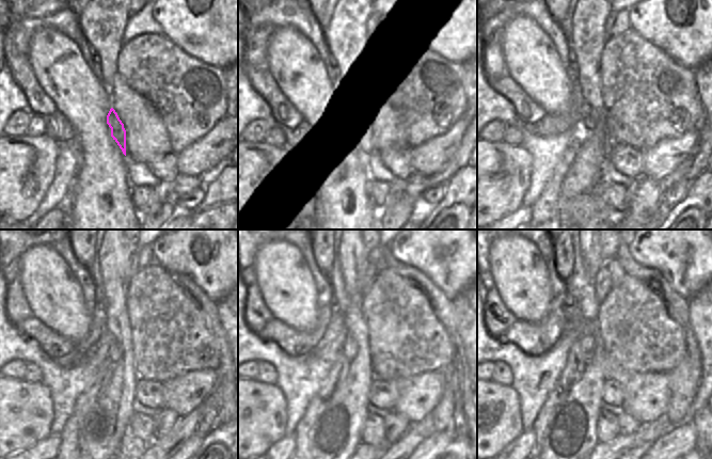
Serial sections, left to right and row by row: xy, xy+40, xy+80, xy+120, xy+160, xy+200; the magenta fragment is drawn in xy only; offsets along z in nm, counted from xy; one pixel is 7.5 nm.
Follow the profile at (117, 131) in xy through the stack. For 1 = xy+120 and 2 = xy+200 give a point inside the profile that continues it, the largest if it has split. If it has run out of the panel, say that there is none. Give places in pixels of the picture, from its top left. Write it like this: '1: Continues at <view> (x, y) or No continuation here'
1: Continues at xy+120 (113, 351)
2: Continues at xy+200 (587, 339)

